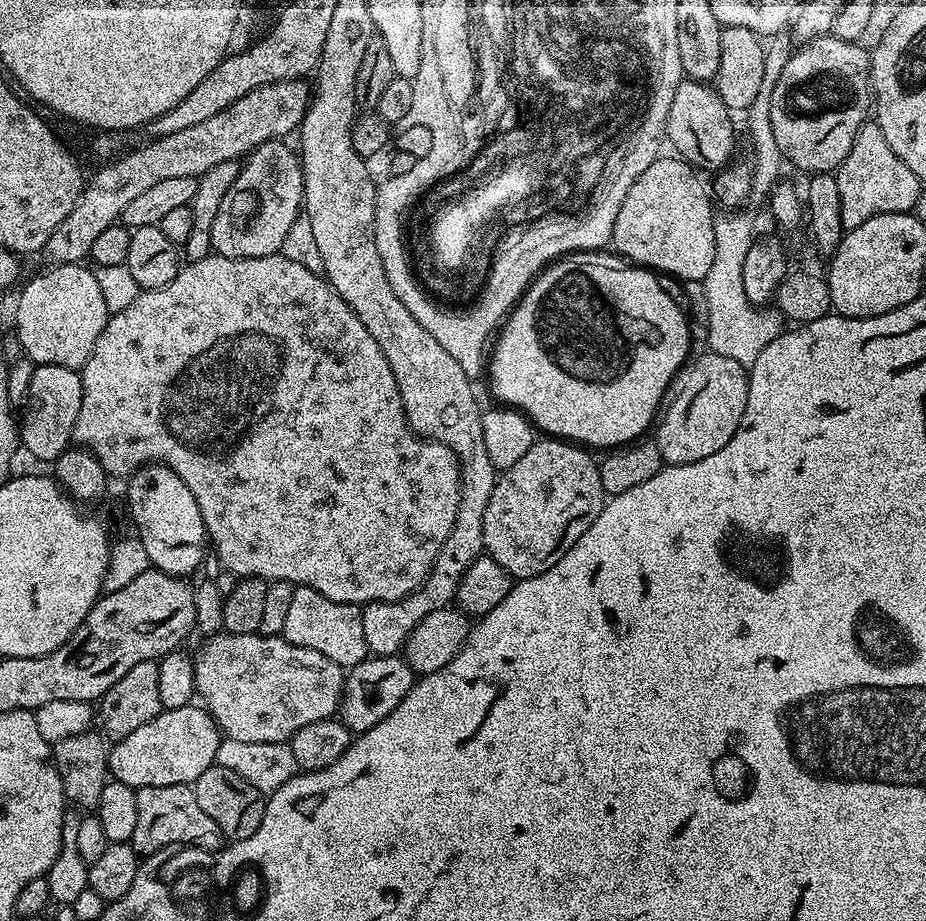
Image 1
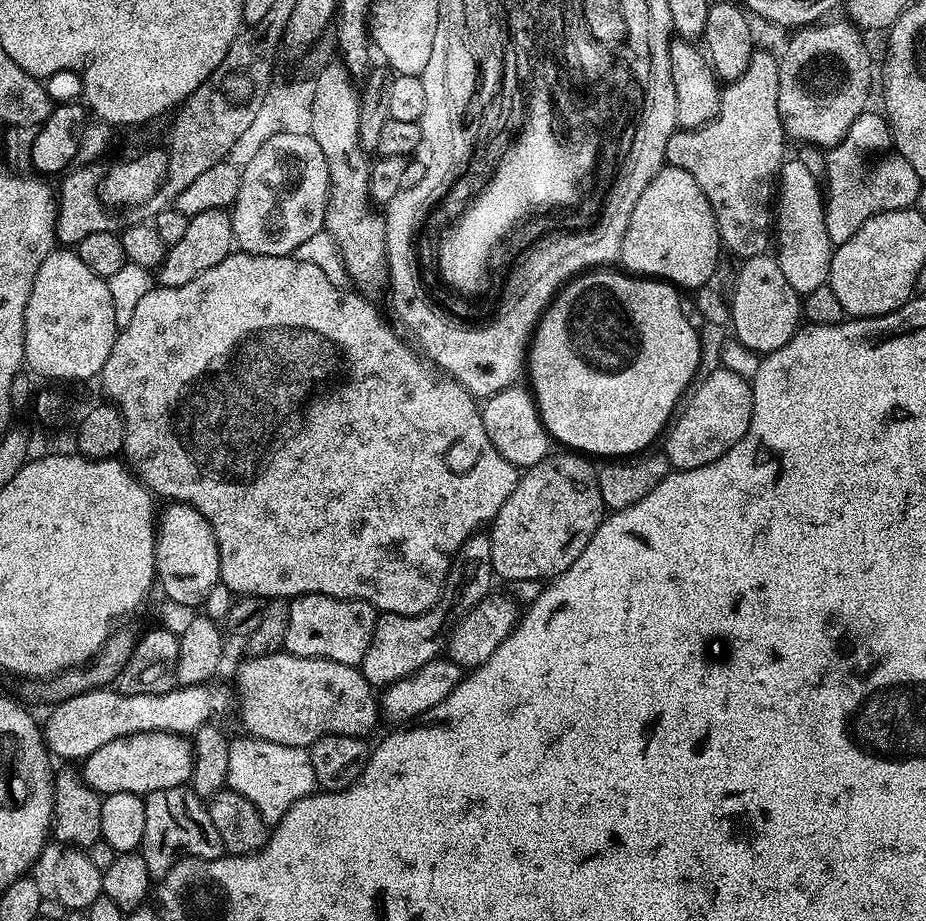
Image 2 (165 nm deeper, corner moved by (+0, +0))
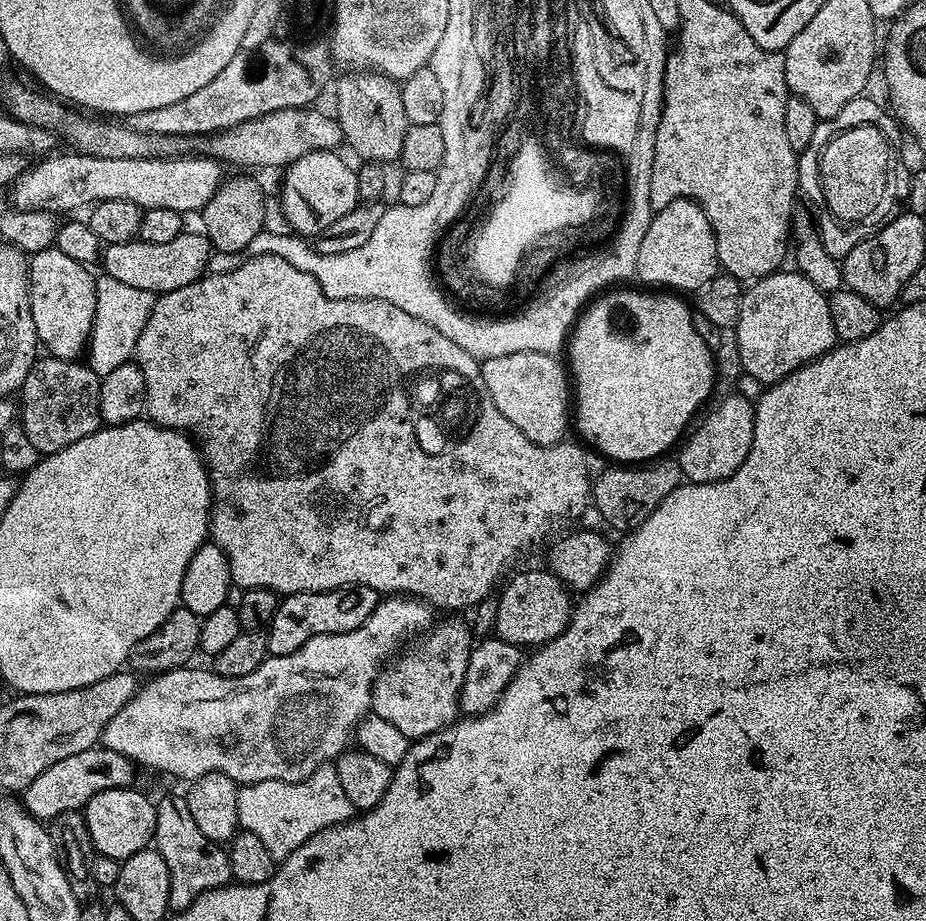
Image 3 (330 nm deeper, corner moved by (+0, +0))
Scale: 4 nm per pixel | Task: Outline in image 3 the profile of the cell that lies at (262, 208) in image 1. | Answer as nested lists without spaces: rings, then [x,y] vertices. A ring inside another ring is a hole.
[[[336,150],[302,154],[302,158],[283,169],[284,185],[280,188],[280,208],[292,227],[289,229],[295,235],[318,237],[322,230],[326,230],[326,226],[338,222],[338,218],[350,214],[361,203],[356,168],[348,165],[340,154]]]

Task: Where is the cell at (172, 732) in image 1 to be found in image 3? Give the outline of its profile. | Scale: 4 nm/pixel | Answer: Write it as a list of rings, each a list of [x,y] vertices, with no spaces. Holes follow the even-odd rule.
[[[103,746],[82,750],[82,754],[62,758],[62,762],[54,762],[50,770],[42,770],[42,774],[24,789],[22,803],[37,820],[51,822],[57,816],[83,809],[85,802],[102,790],[133,787],[137,783],[136,772],[137,765],[122,754],[114,754],[114,750]]]

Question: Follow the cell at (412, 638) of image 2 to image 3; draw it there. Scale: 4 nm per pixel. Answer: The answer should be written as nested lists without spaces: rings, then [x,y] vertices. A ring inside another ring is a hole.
[[[444,620],[439,624],[440,621],[423,637],[421,644],[413,643],[409,652],[401,651],[372,687],[371,711],[402,730],[409,742],[450,726],[460,712],[462,678],[466,678],[466,662],[470,662],[474,639],[464,620]]]

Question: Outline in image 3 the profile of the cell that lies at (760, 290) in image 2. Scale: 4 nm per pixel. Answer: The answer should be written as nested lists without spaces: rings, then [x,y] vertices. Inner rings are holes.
[[[777,270],[761,280],[749,283],[740,297],[740,316],[735,322],[738,354],[742,358],[743,375],[758,378],[765,386],[778,384],[782,378],[795,374],[813,360],[827,357],[837,347],[834,318],[830,318],[830,302],[825,291],[810,282],[797,270]]]

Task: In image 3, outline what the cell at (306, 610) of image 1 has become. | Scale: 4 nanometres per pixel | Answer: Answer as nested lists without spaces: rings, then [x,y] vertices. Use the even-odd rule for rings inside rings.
[[[353,584],[351,588],[338,588],[335,592],[294,592],[285,595],[266,629],[268,654],[289,656],[310,638],[354,630],[362,626],[366,618],[370,618],[370,614],[374,614],[381,599],[381,593],[361,584]]]

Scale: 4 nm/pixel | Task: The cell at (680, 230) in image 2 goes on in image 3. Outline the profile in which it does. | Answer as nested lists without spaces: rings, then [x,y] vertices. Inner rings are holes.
[[[675,200],[670,202],[670,206],[659,209],[653,215],[650,230],[646,230],[646,238],[642,238],[642,246],[638,250],[635,279],[641,280],[639,283],[644,286],[655,286],[660,290],[675,290],[680,294],[685,294],[684,292],[692,294],[704,282],[710,282],[718,275],[719,268],[720,259],[716,253],[716,239],[706,214],[693,200]]]

